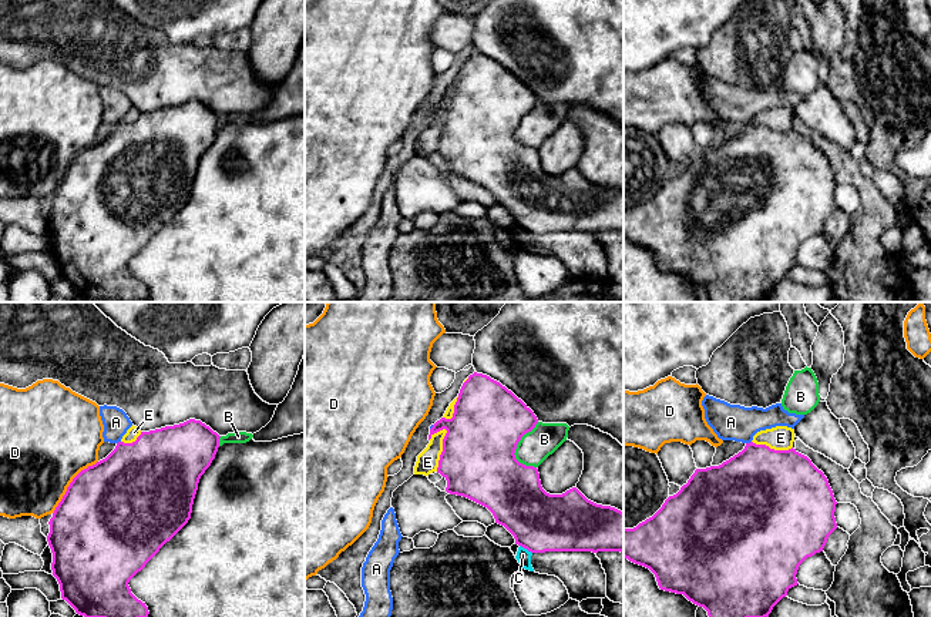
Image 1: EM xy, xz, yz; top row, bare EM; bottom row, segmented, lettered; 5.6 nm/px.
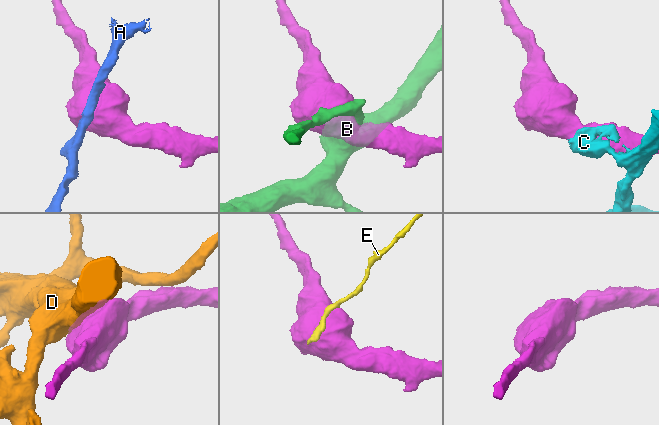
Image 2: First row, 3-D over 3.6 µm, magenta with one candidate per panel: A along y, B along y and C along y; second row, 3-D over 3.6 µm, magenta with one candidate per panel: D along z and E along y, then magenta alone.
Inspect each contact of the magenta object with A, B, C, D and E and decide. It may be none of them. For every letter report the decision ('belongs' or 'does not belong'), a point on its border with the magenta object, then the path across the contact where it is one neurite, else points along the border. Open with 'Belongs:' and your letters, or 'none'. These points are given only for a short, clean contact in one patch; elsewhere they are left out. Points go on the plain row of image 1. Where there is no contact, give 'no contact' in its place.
Belongs: none
A: does not belong; contact yz (748, 124); border yz (750, 121), (746, 124)
B: does not belong; contact xz (517, 124)
C: does not belong; contact xz (526, 228)
D: does not belong; contact xy (70, 166)
E: does not belong; contact xz (443, 130)

